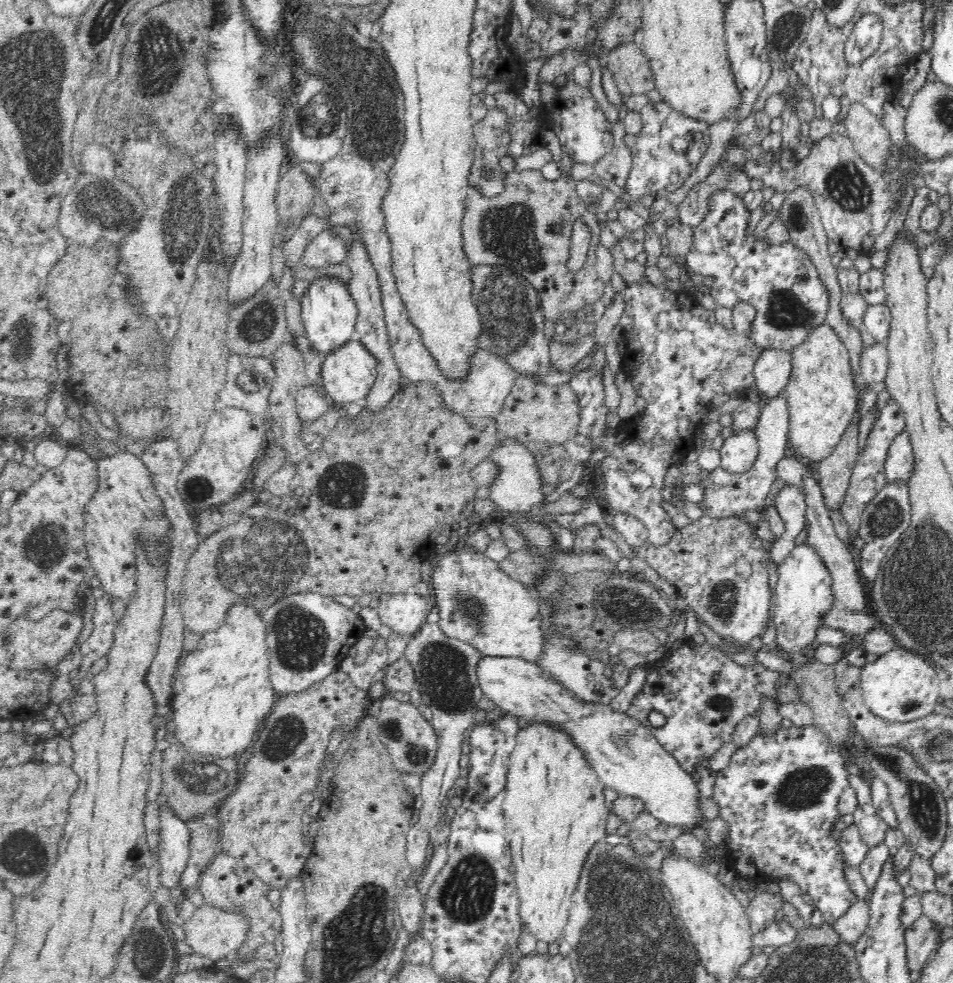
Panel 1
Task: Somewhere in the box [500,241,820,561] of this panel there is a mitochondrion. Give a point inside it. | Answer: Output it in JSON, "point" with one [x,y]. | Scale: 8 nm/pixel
{"point":[784,312]}

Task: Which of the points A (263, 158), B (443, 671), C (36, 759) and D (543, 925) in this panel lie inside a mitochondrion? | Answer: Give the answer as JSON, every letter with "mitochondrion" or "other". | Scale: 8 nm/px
{"A":"other","B":"mitochondrion","C":"other","D":"other"}

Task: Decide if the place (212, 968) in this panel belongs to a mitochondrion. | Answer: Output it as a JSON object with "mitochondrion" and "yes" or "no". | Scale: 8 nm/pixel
{"mitochondrion":"no"}

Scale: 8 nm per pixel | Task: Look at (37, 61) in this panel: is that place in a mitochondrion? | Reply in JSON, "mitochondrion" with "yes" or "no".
{"mitochondrion":"yes"}

